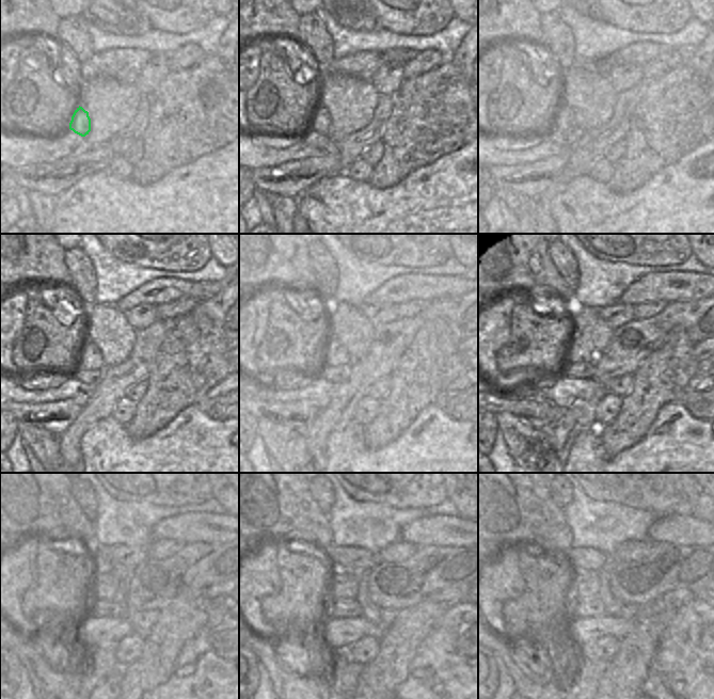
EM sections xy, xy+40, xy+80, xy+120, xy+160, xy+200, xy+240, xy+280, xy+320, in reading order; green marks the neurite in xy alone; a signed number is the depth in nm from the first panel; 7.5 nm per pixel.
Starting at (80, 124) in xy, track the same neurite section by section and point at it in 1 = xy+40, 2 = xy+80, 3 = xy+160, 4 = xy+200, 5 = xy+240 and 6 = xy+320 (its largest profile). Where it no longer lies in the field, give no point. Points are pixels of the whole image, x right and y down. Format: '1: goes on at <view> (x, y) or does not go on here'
1: goes on at xy+40 (321, 123)
2: goes on at xy+80 (565, 121)
3: goes on at xy+160 (336, 354)
4: goes on at xy+200 (580, 350)
5: goes on at xy+240 (106, 587)
6: goes on at xy+320 (586, 585)

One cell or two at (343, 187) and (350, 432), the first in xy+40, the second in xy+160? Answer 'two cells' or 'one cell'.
one cell

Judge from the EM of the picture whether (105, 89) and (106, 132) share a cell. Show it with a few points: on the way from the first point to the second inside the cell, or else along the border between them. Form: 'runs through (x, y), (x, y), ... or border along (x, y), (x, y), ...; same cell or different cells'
runs through (106, 99), (106, 122); same cell

